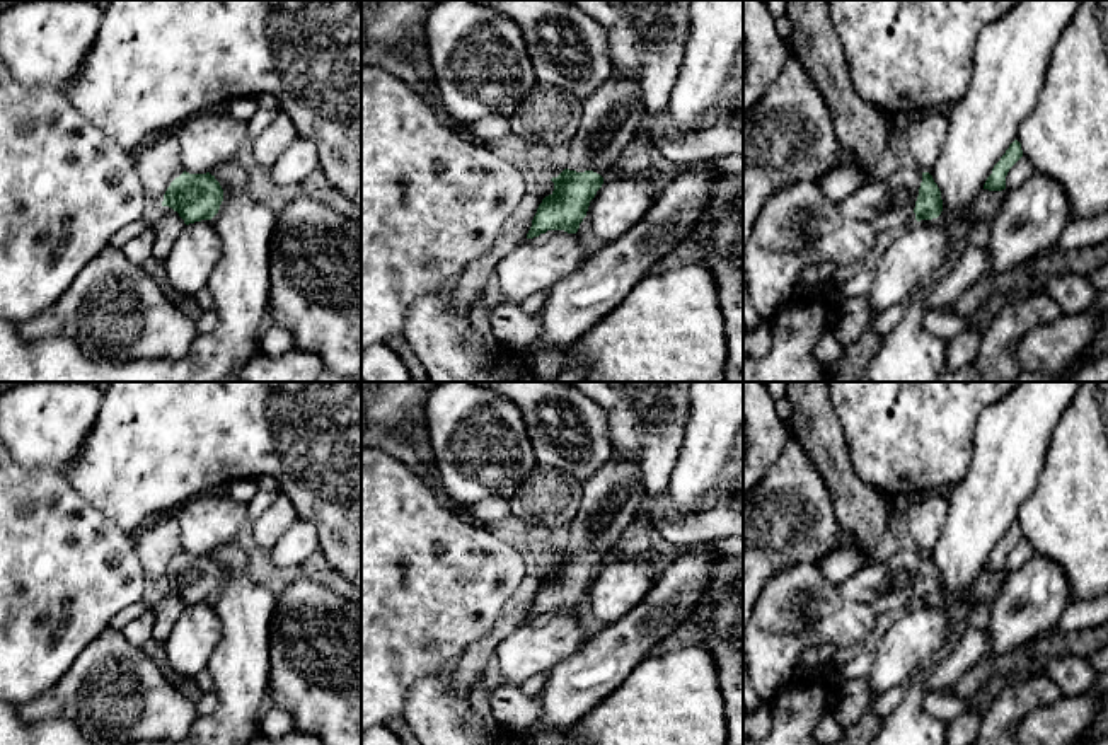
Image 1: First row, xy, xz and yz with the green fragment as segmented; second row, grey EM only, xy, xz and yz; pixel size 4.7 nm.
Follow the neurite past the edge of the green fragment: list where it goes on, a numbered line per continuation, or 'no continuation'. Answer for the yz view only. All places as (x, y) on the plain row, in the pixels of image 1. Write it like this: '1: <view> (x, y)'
1: yz (887, 587)

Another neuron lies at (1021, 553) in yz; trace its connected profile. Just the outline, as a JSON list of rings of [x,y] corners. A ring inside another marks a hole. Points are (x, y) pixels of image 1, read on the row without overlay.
[[[1023,537],[1007,554],[1006,557],[1006,571],[1013,573],[1023,568],[1031,557],[1035,551],[1031,544]]]

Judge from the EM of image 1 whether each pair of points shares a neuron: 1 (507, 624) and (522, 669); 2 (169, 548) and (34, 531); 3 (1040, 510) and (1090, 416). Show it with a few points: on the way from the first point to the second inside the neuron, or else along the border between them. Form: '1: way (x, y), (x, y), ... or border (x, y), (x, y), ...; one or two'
1: border (525, 619), (495, 652); two
2: border (135, 536), (137, 558), (145, 582); two
3: way (1064, 486), (1090, 461), (1090, 440); one

